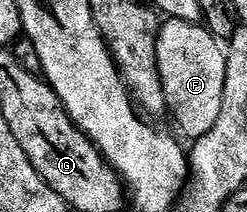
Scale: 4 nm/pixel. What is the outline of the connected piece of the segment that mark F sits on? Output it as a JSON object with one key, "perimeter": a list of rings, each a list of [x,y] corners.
{"perimeter":[[[167,20],[155,38],[155,57],[169,116],[179,123],[188,141],[200,140],[217,126],[217,114],[221,114],[227,57],[220,41],[202,23]]]}

